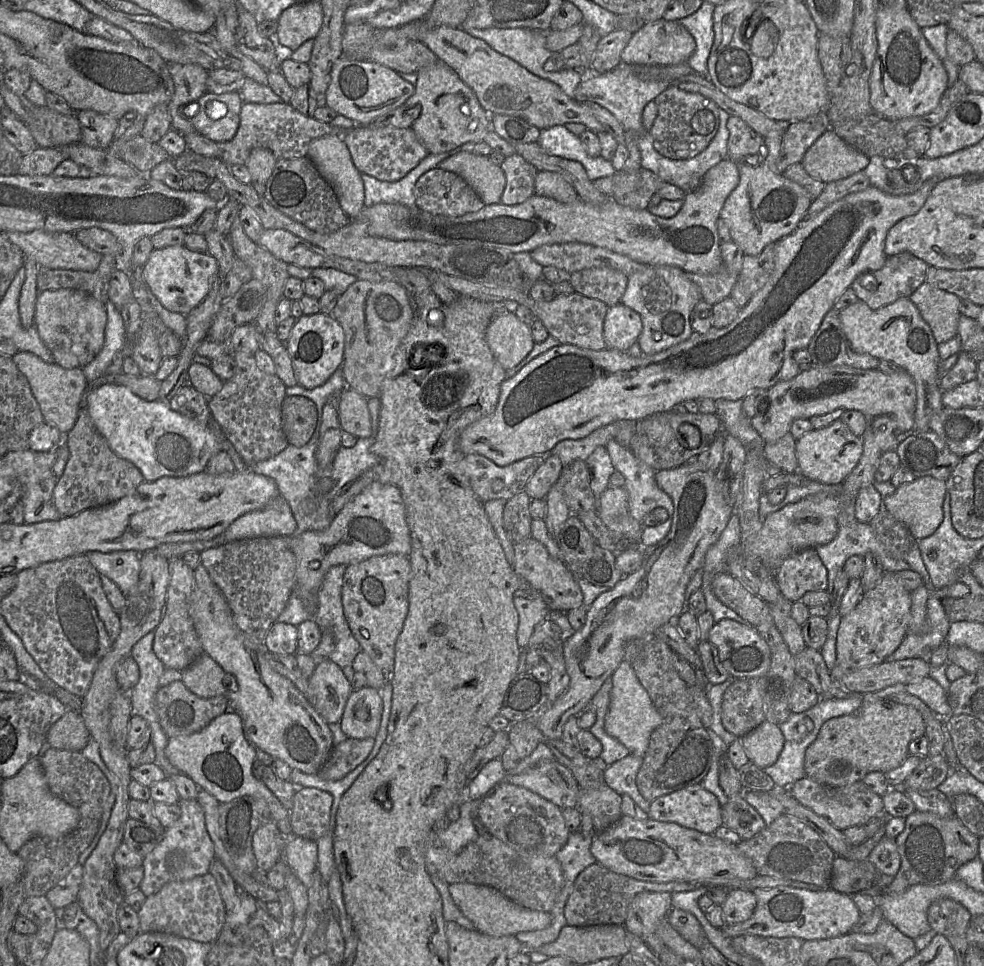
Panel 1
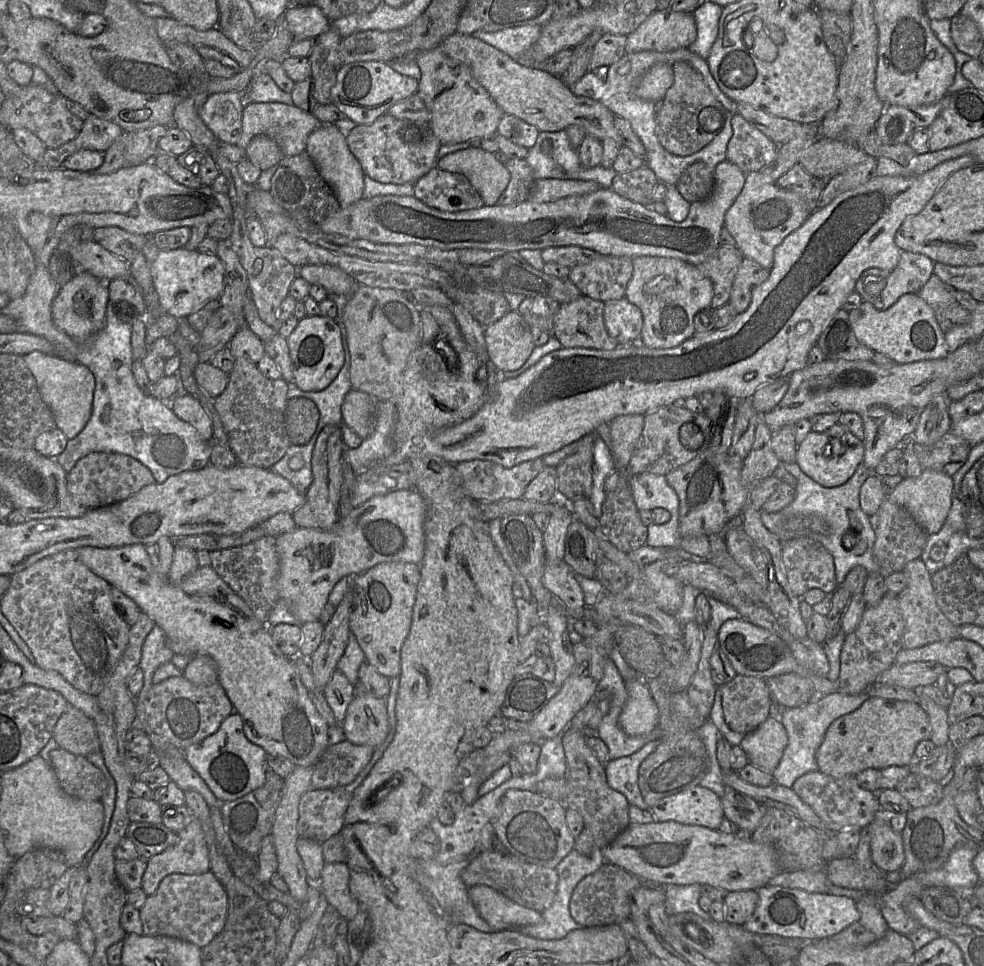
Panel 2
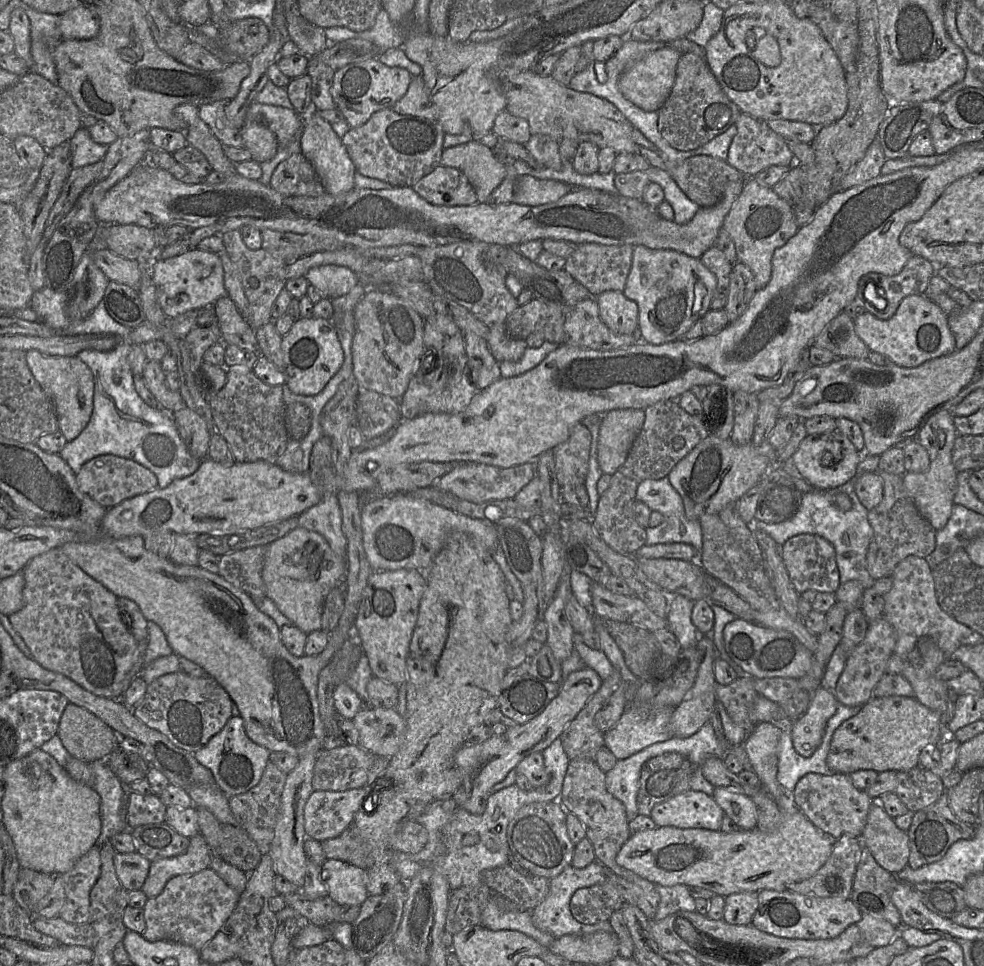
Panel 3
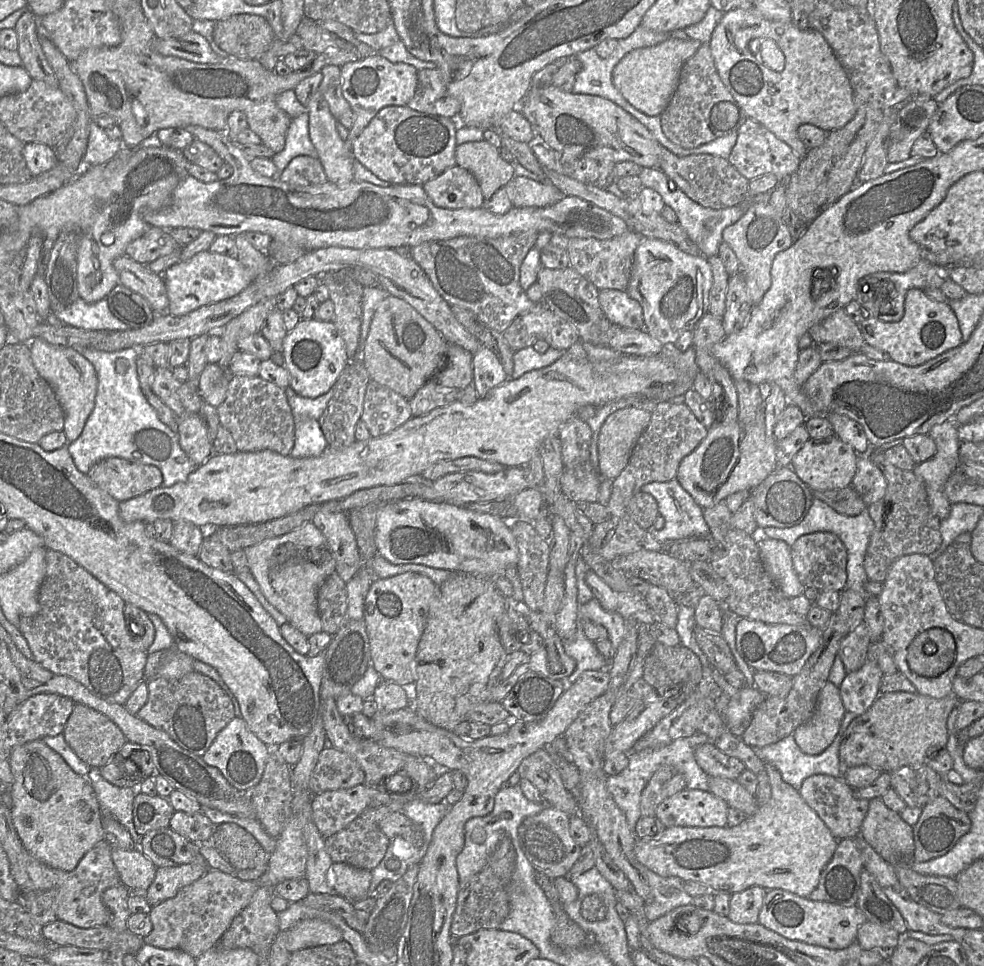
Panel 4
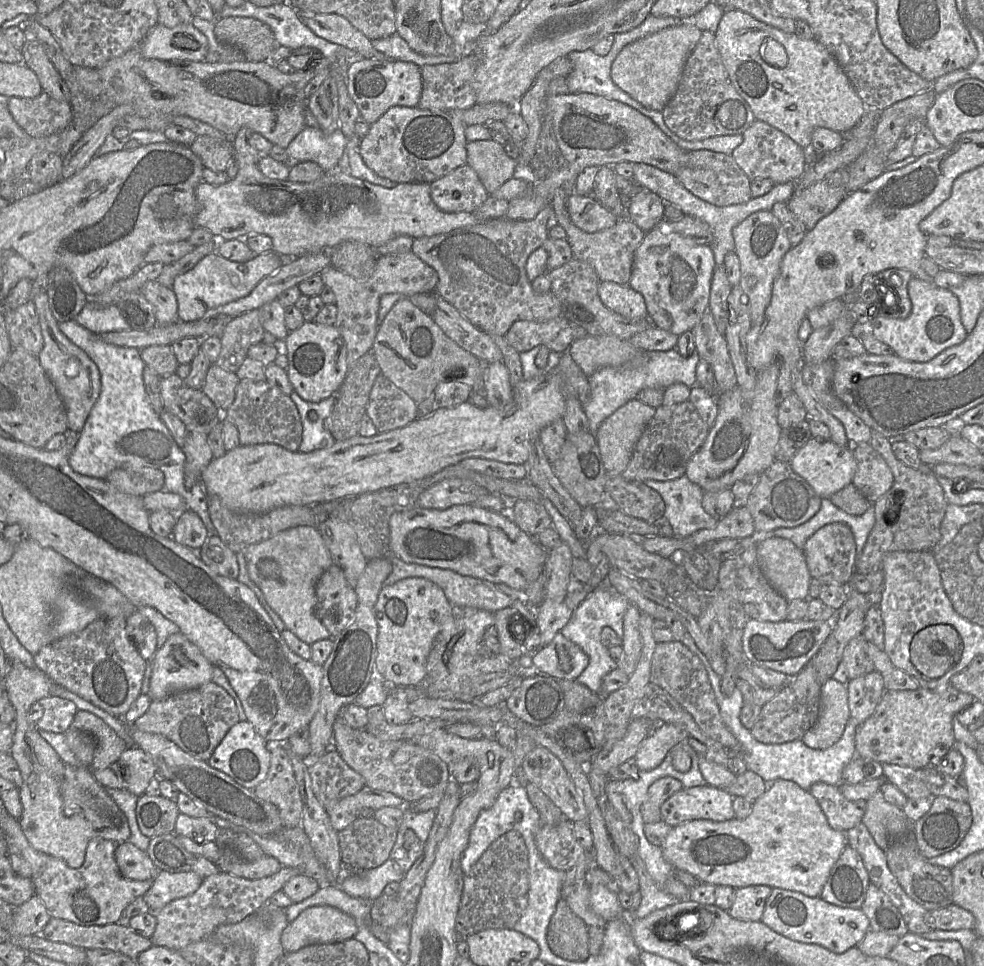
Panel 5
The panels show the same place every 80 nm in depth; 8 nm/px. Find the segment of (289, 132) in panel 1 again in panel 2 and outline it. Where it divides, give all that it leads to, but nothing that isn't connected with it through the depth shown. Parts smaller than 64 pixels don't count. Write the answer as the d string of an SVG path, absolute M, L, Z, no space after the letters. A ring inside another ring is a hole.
M252 102L243 108L241 137L236 146L245 150L255 136L263 134L277 143L284 157L295 156L305 152L309 135L322 124L312 114L294 105L279 102Z

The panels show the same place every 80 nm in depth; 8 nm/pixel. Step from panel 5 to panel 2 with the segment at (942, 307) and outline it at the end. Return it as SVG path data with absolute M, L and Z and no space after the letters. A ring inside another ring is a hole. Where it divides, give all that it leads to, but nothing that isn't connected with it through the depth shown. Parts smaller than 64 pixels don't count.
M918 294L902 295L889 309L877 311L867 302L848 312L849 321L857 340L893 360L907 364L940 359L948 355L945 333L941 330L933 309Z

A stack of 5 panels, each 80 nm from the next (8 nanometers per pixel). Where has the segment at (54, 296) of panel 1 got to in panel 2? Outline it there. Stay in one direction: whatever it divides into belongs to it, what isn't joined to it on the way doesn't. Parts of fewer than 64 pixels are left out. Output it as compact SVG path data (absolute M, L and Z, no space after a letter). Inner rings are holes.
M79 272L71 281L60 287L52 302L52 319L55 326L71 338L88 339L105 326L108 295L106 280L101 280L89 272Z

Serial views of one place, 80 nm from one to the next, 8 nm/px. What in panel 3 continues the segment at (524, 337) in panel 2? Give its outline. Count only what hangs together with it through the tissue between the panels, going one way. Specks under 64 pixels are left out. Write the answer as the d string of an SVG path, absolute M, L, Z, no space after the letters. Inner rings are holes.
M505 325L489 327L487 342L492 355L499 363L520 360L528 346L526 340L511 338L507 334Z

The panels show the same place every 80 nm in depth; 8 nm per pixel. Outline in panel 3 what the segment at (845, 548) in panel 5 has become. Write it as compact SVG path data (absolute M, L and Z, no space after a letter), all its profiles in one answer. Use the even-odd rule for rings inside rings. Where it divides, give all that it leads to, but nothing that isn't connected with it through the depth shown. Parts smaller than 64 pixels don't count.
M800 534L788 539L781 546L781 555L789 579L798 594L807 590L833 593L840 586L840 575L833 545L815 534Z

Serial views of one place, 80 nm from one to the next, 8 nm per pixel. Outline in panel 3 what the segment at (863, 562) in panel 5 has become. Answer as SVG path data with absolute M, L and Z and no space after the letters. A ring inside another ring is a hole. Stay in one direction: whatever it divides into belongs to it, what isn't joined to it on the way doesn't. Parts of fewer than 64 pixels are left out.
M884 471L877 472L883 481L883 499L868 511L868 521L873 528L873 537L866 556L866 569L875 580L891 576L897 564L908 556L925 558L931 554L936 547L937 532L919 513L903 484L903 476Z

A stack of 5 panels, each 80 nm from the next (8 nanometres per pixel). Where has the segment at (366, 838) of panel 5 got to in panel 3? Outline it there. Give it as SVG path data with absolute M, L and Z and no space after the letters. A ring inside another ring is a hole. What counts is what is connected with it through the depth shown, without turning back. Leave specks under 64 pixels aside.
M351 823L339 836L322 842L326 859L341 860L364 870L374 865L379 849L361 836Z

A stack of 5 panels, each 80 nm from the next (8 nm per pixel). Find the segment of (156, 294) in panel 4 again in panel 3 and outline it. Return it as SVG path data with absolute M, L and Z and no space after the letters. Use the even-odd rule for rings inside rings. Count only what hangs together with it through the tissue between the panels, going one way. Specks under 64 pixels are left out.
M108 248L94 251L92 258L109 281L125 284L138 290L141 278L138 261L121 257Z

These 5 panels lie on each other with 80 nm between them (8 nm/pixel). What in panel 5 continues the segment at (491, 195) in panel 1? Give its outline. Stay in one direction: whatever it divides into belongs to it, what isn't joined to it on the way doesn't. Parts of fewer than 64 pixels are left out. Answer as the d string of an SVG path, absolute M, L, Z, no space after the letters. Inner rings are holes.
M491 140L467 142L467 165L478 175L490 195L514 178L516 160L508 157L502 145Z

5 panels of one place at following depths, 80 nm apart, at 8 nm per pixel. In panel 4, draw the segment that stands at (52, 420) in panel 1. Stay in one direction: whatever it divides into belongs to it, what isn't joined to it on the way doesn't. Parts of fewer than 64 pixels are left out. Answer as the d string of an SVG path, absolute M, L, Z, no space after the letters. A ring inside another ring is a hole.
M41 338L30 343L31 359L39 375L53 388L64 411L63 432L68 443L76 440L95 406L97 394L97 374L93 364L80 352L79 348L54 345Z

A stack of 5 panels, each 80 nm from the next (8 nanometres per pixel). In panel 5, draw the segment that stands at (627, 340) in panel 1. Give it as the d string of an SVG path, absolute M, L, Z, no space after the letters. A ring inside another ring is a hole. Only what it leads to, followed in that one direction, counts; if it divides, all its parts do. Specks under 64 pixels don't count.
M600 282L598 295L604 306L625 318L641 319L647 317L644 297L628 284Z

